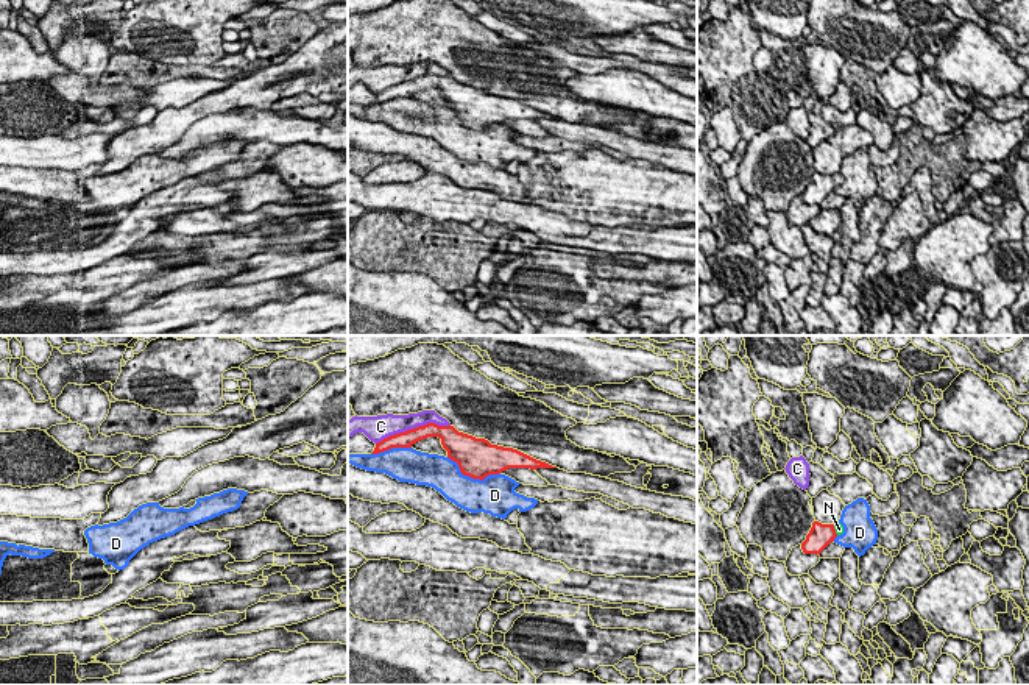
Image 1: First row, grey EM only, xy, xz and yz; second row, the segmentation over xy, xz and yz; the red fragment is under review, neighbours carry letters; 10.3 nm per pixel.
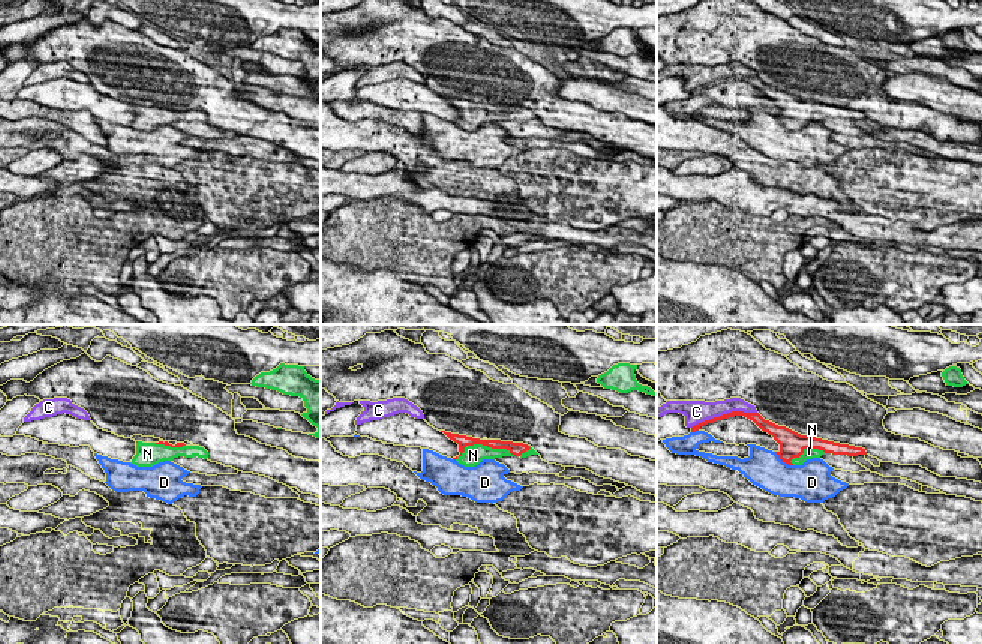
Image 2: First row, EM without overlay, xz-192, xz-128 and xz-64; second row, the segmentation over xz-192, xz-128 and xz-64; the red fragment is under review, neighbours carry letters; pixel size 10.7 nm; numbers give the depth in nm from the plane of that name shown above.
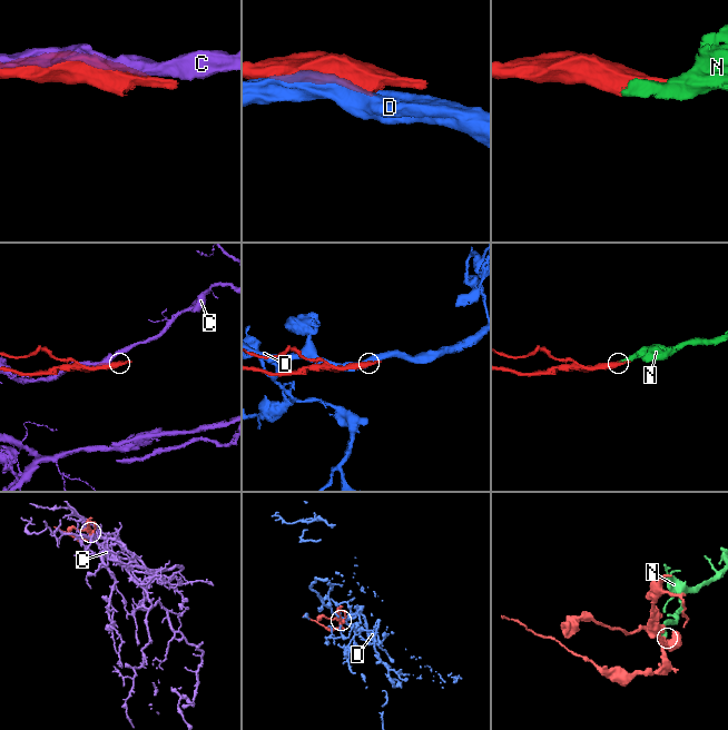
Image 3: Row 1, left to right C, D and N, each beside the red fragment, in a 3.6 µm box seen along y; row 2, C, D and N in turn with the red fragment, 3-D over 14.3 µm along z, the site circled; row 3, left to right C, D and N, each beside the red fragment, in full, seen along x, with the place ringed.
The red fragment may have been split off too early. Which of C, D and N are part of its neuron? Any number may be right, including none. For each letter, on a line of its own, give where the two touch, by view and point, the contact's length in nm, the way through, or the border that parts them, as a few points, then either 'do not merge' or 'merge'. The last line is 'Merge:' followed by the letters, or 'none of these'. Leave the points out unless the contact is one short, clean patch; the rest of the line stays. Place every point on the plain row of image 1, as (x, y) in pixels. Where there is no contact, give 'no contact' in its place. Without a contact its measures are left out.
C: contact xz (412, 80); length 800 nm; do not merge
D: contact xz (473, 128); length 550 nm; do not merge
N: contact yz (834, 180); length 120 nm; merge
Merge: N

